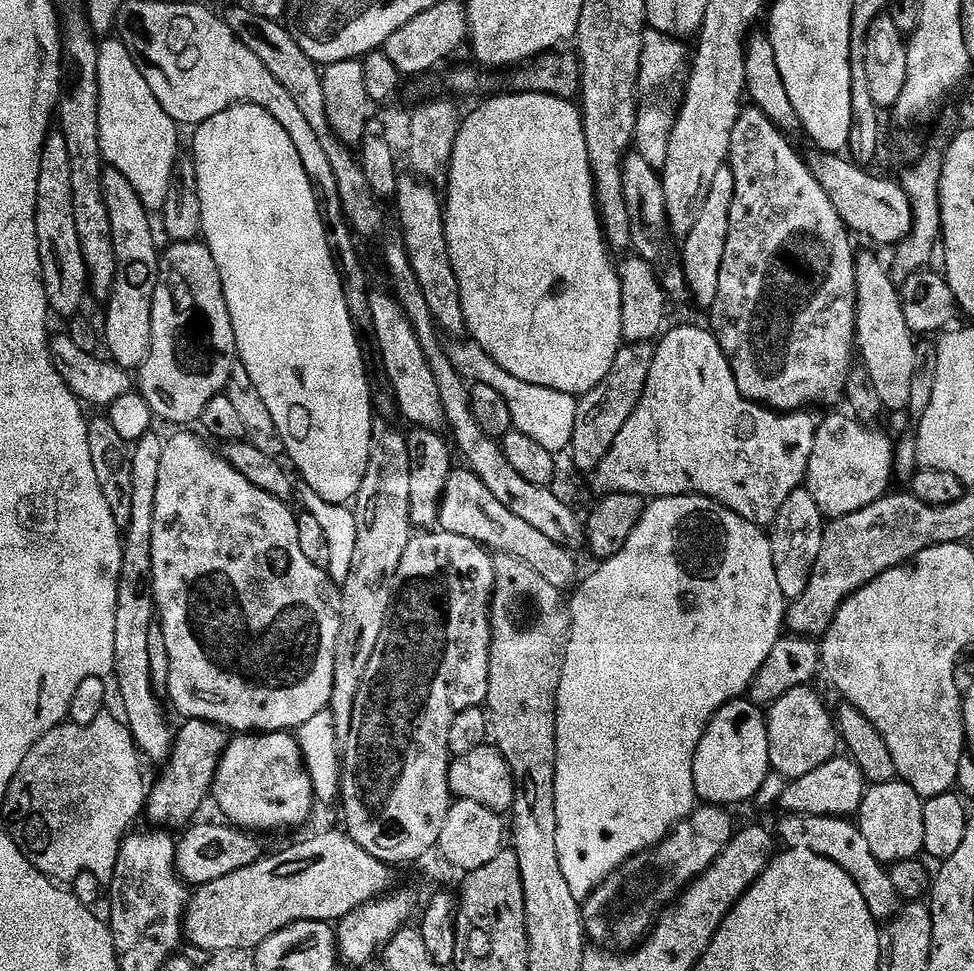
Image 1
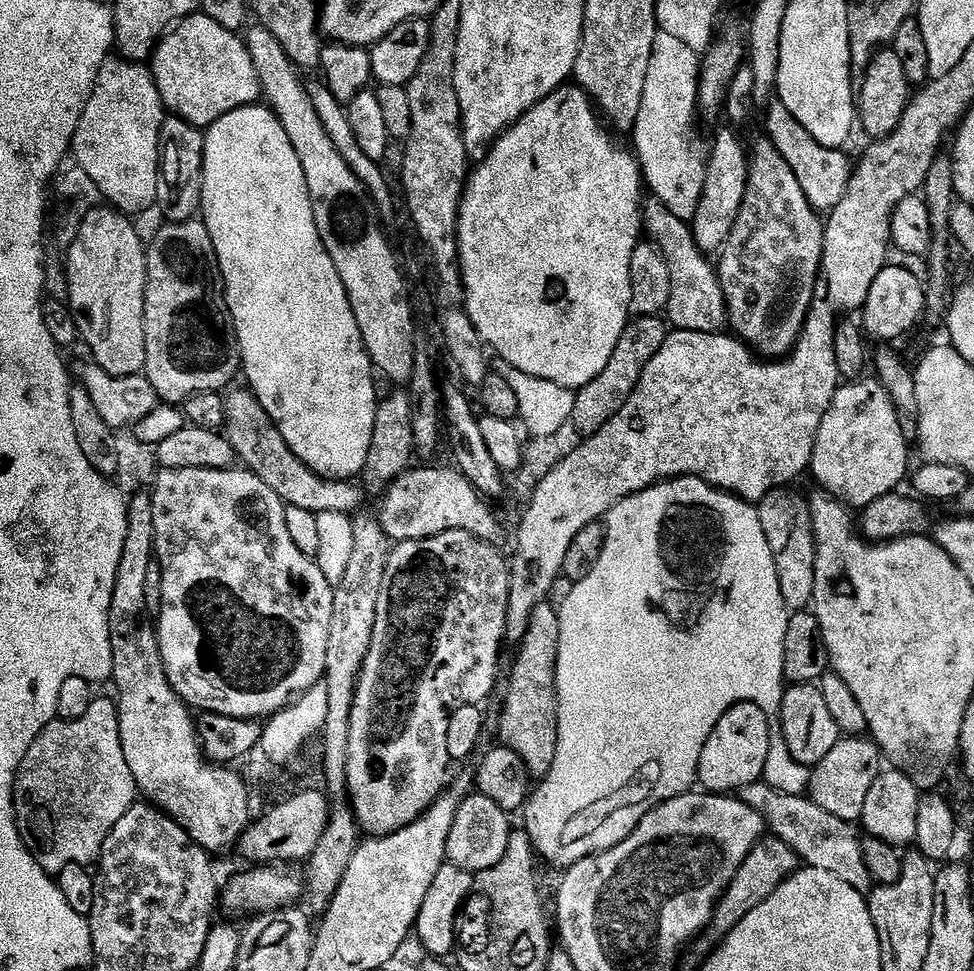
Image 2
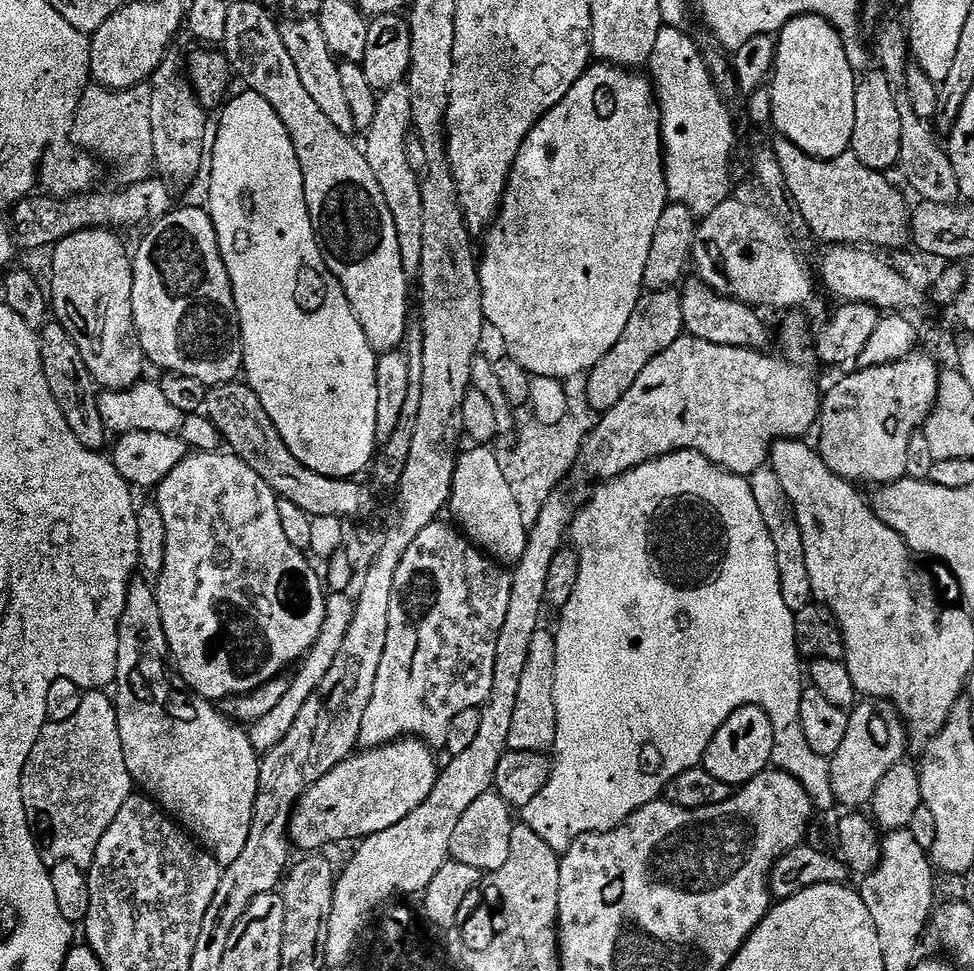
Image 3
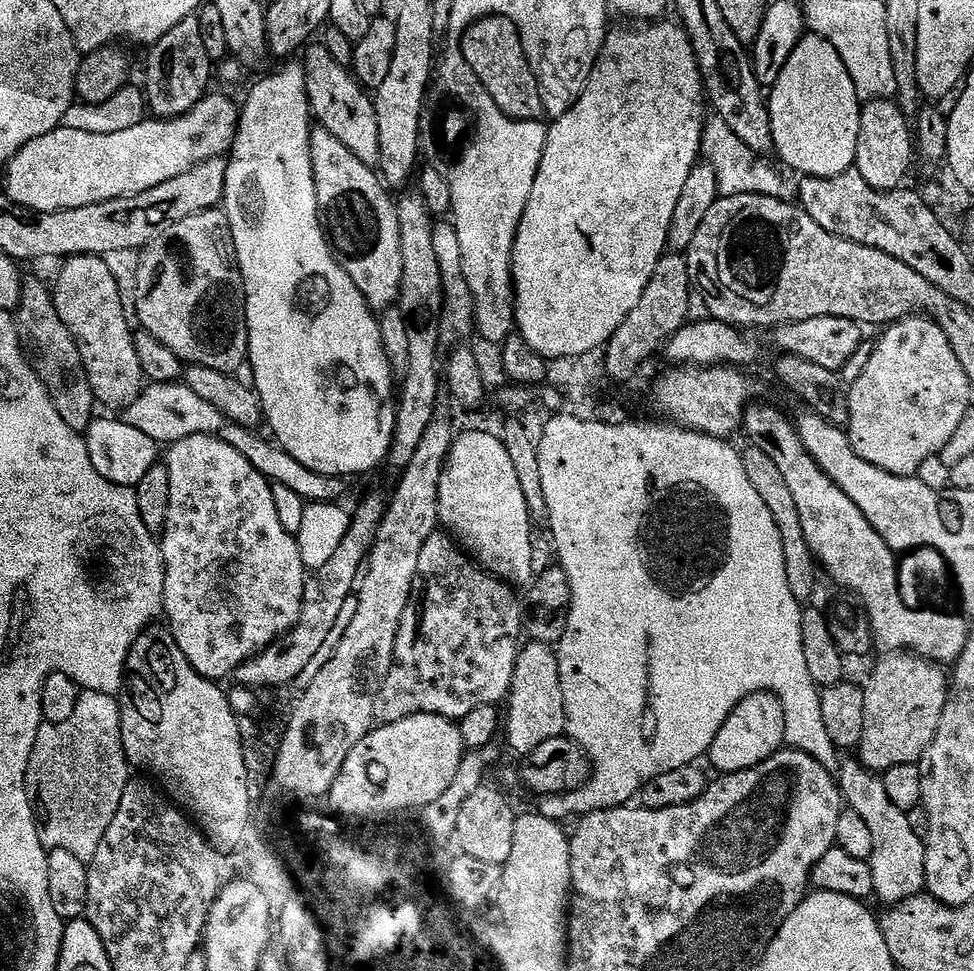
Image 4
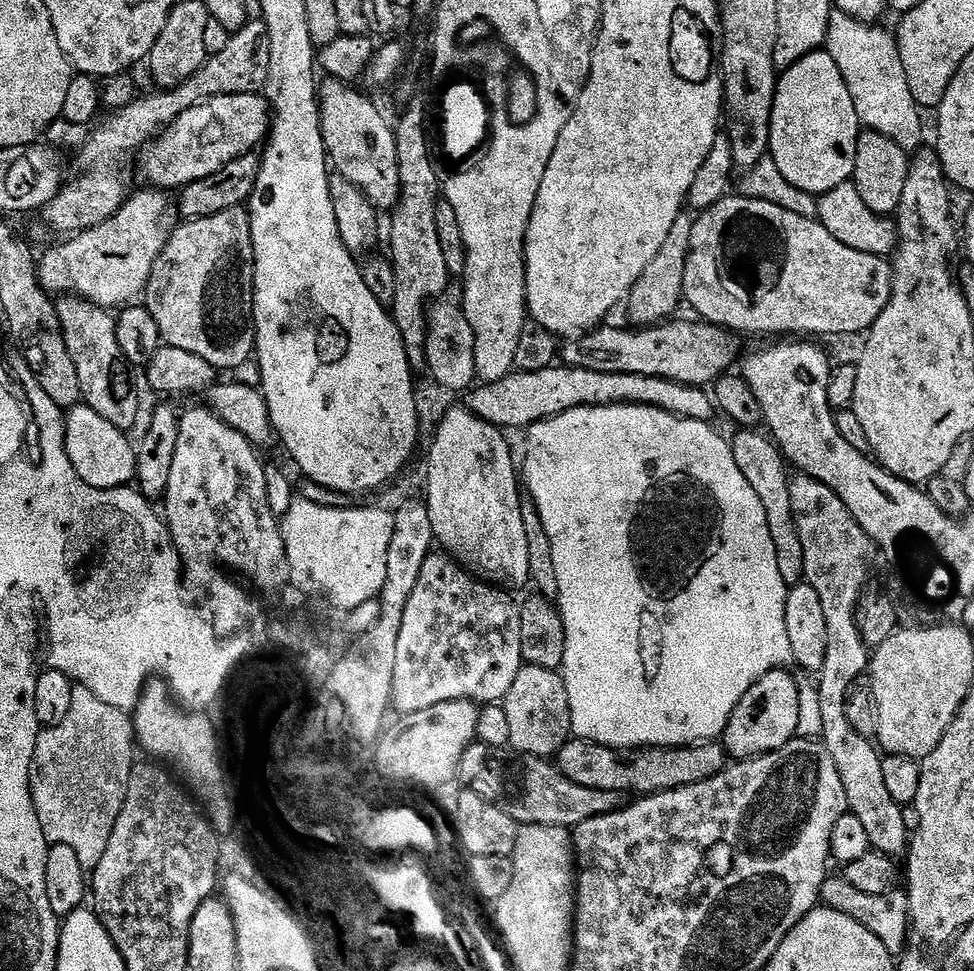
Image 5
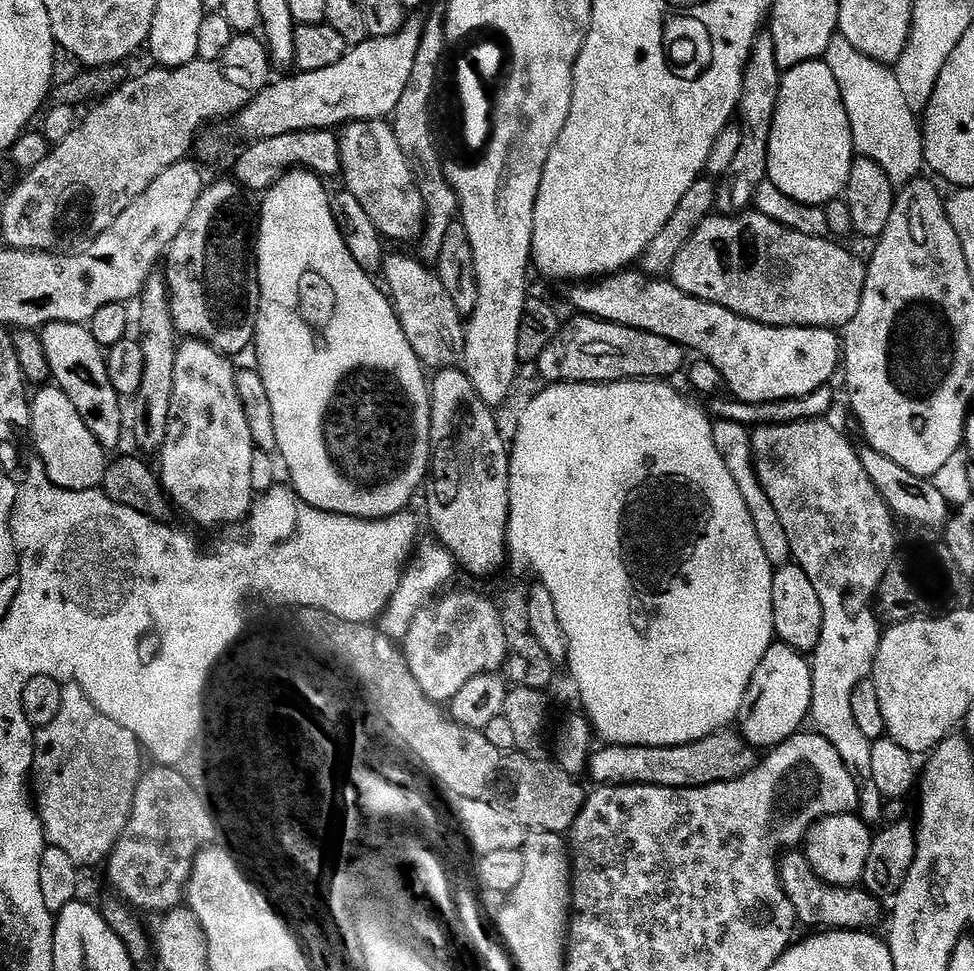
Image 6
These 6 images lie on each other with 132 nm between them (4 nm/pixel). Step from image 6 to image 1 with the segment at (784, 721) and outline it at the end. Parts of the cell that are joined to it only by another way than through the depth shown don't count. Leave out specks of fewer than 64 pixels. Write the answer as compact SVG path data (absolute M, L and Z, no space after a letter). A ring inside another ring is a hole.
M747 698L729 700L728 704L722 705L712 716L708 727L702 734L702 738L696 744L694 754L694 786L697 797L708 806L733 806L732 804L744 804L752 800L760 792L764 783L769 783L770 769L770 746L768 745L768 721L765 713L757 705Z

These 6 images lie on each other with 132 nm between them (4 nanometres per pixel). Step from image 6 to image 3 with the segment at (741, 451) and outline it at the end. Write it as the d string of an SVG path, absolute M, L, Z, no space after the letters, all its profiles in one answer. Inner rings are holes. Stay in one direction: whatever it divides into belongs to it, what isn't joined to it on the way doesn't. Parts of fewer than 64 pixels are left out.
M771 466L760 468L750 478L754 502L758 502L758 510L762 513L762 519L766 521L766 530L770 530L770 538L774 538L774 558L778 562L778 582L782 586L782 598L786 606L790 606L792 613L798 610L806 610L806 606L813 603L814 597L810 586L810 570L806 570L806 550L802 546L802 530L796 521L796 512L792 508L790 498L786 490L782 490L782 482L778 474L774 474Z

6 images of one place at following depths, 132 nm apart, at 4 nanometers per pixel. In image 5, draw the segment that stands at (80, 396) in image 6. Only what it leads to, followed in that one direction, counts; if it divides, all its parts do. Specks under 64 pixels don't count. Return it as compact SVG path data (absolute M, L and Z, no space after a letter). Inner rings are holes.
M61 295L55 305L56 316L60 319L60 331L64 333L64 341L78 374L83 403L115 428L129 430L134 427L136 415L140 412L140 400L132 389L132 376L128 373L129 361L125 359L115 338L115 319L108 317L109 313L104 308L76 295Z

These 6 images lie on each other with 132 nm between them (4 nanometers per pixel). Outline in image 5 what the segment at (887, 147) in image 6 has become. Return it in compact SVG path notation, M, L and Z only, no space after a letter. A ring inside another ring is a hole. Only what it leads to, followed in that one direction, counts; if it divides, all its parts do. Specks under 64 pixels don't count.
M833 11L832 17L830 18L830 26L828 27L828 39L826 41L826 51L828 51L832 55L832 57L834 58L834 62L838 62L838 70L842 70L842 78L846 78L846 86L850 90L850 98L854 98L854 110L858 114L858 118L860 119L861 125L863 125L863 127L867 129L867 131L877 132L878 134L882 134L883 136L885 136L886 138L890 138L894 142L898 142L898 146L902 146L905 150L919 149L922 144L922 141L920 141L920 139L922 139L924 136L924 124L922 121L920 121L920 115L922 115L922 112L917 105L916 99L914 98L914 94L910 94L910 82L906 82L906 70L902 70L902 58L898 54L898 46L896 45L896 37L895 35L893 35L891 31L887 32L887 30L884 28L876 28L876 27L880 27L880 26L873 26L872 24L863 24L863 22L860 20L855 20L854 18L850 18L845 12Z

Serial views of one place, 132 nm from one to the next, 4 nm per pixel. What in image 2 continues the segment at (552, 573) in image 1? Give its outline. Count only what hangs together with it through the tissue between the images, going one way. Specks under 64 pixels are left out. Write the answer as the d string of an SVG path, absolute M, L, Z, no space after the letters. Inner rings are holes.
M455 467L417 468L402 473L382 493L378 521L389 541L425 540L450 530L474 534L480 540L499 545L500 524L488 509L489 501Z

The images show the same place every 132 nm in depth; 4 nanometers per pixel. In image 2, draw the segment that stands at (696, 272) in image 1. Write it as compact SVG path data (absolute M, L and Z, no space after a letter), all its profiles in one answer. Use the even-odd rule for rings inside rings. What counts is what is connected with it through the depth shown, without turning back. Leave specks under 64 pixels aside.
M720 132L712 144L712 152L707 157L706 182L704 193L696 216L690 221L690 227L698 246L705 254L716 254L723 249L730 238L730 230L734 230L734 222L738 222L738 210L742 210L742 198L746 198L746 182L748 181L748 161L750 148L736 132Z

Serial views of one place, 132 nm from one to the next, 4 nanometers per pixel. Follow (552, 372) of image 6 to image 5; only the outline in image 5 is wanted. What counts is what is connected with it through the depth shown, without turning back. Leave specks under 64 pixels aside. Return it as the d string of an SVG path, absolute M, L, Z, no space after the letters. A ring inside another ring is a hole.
M677 319L675 322L665 322L655 326L644 326L639 330L628 328L608 328L609 326L597 326L591 332L585 332L575 338L569 339L568 344L563 345L562 360L569 368L585 368L586 370L598 370L599 372L617 372L618 374L646 374L654 378L666 378L683 384L697 386L711 385L719 376L725 375L728 368L736 360L736 340L733 333L717 328L707 322L695 322Z

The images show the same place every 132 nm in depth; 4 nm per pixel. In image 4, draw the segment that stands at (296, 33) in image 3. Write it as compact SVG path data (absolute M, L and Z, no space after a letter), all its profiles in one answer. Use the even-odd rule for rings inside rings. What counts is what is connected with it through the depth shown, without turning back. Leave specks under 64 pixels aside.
M313 43L303 56L308 106L312 110L315 123L321 128L330 130L330 134L334 134L334 138L338 138L342 146L347 146L353 154L362 158L362 162L373 166L379 165L378 118L373 97L365 91L349 69L338 66L338 62L334 62L330 50L326 50L323 43Z

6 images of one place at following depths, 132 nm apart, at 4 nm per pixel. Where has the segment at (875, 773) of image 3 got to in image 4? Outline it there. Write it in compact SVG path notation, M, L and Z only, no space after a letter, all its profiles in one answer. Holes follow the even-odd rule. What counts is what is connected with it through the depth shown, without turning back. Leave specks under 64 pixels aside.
M896 650L885 656L888 656L885 660L877 662L868 684L863 685L864 721L858 745L860 763L877 774L886 773L894 766L914 764L919 761L921 754L928 749L938 730L938 722L942 718L942 710L946 706L950 687L949 673L931 660L926 660L908 650Z

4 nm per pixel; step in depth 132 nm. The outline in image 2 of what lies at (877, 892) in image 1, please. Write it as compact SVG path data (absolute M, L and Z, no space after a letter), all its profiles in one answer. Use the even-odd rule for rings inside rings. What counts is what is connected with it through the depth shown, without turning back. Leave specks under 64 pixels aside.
M764 780L740 788L736 797L762 816L769 833L786 842L800 855L801 861L807 867L826 870L826 874L842 878L846 886L854 886L854 890L865 894L871 893L874 882L862 858L861 837L856 836L852 829L855 827L849 821L834 818L834 814L826 814L826 810L822 810L822 806L815 804L807 795L782 795L771 783Z

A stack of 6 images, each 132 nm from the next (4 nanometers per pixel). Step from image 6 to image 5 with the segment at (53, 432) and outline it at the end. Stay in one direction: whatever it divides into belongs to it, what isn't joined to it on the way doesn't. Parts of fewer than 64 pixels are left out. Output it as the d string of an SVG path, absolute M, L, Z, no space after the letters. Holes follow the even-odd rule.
M81 402L67 409L64 421L64 449L74 466L76 476L92 488L123 488L136 479L136 451L121 429L99 416Z

